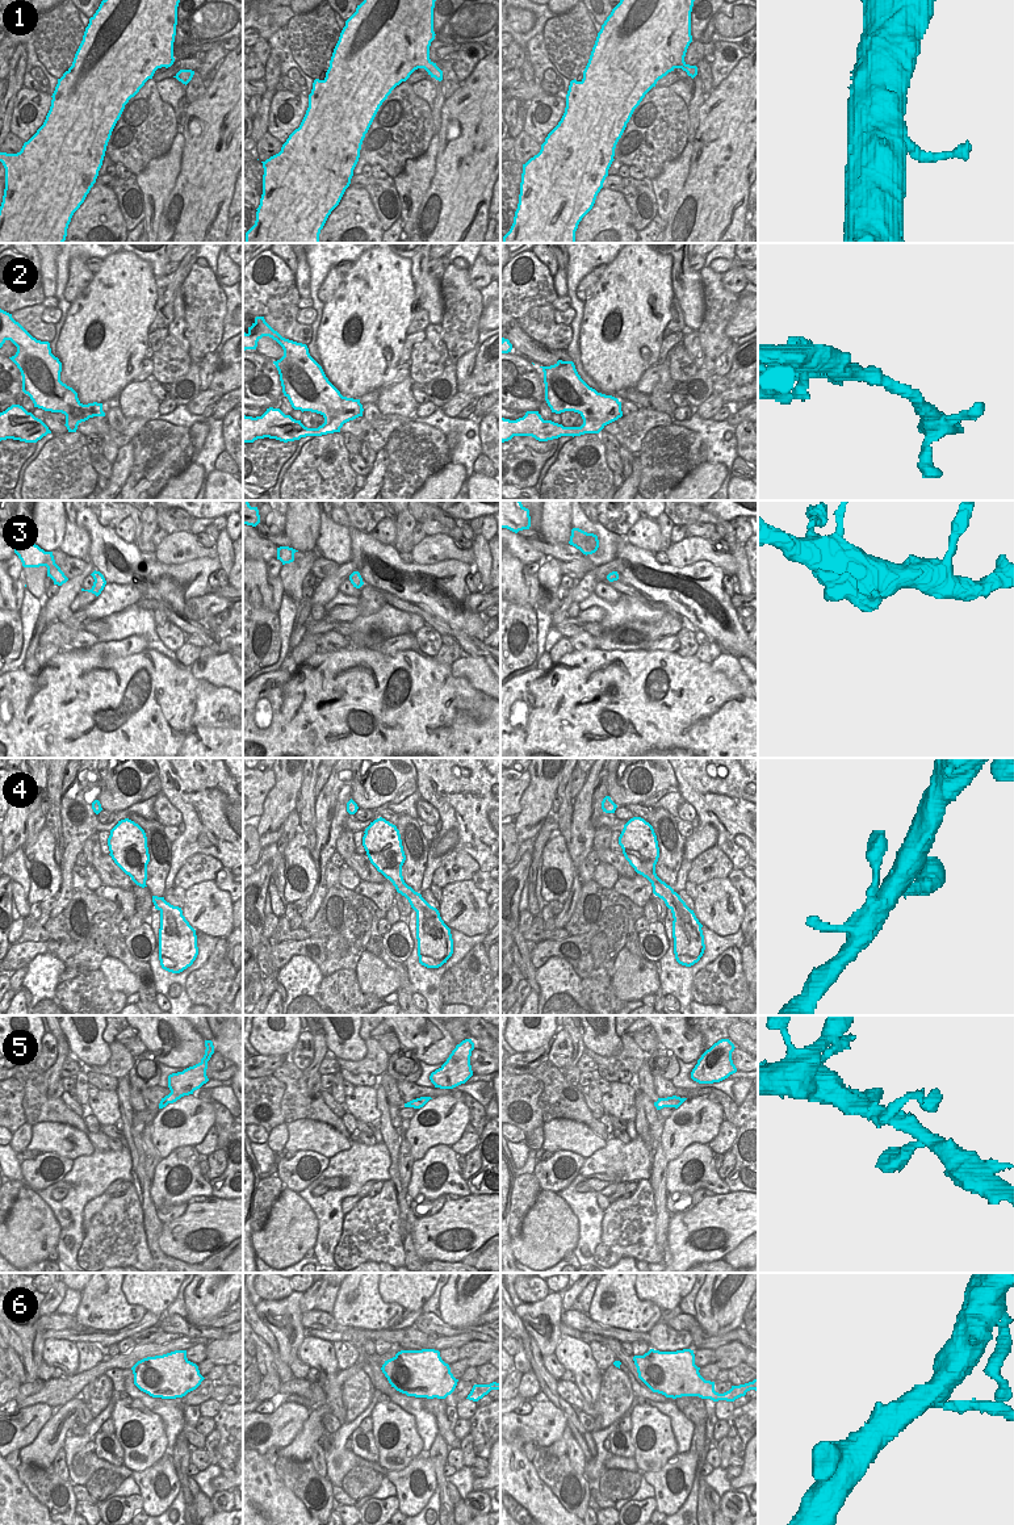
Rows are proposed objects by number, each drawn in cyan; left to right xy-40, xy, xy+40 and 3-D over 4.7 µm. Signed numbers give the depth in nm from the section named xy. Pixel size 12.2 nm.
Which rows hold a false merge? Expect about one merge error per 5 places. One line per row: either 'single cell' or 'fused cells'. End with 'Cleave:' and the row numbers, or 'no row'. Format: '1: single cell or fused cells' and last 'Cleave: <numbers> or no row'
1: single cell
2: single cell
3: single cell
4: single cell
5: single cell
6: single cell
Cleave: no row

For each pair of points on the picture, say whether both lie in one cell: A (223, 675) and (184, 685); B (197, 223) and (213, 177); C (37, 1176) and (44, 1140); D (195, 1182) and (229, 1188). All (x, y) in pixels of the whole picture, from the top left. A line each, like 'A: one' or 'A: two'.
A: two
B: one
C: two
D: two

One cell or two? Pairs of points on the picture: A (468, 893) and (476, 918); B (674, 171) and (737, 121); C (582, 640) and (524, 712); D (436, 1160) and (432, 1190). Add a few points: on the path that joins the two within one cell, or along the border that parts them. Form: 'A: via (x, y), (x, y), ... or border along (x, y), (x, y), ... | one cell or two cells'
A: via (468, 900), (469, 912) | one cell
B: border along (692, 142), (690, 171), (682, 189) | two cells
C: border along (596, 648), (574, 650) | two cells
D: via (427, 1165), (422, 1174), (424, 1185) | one cell

